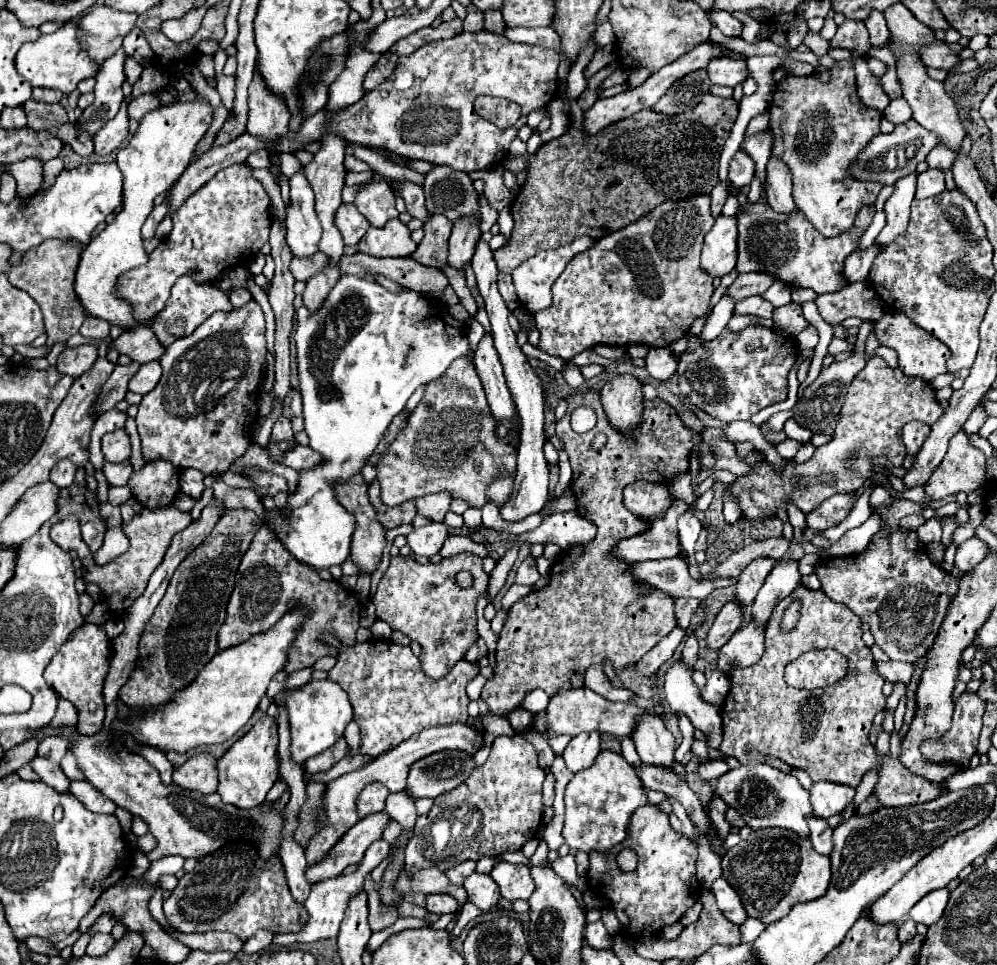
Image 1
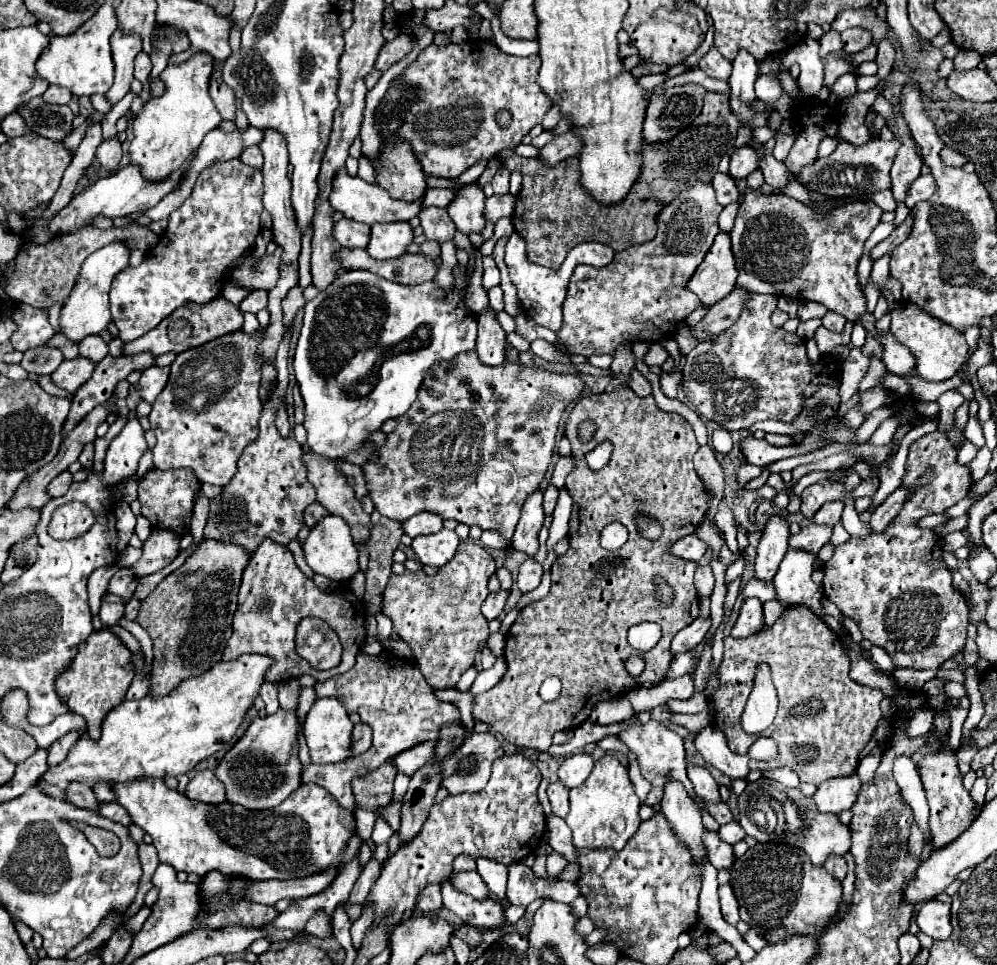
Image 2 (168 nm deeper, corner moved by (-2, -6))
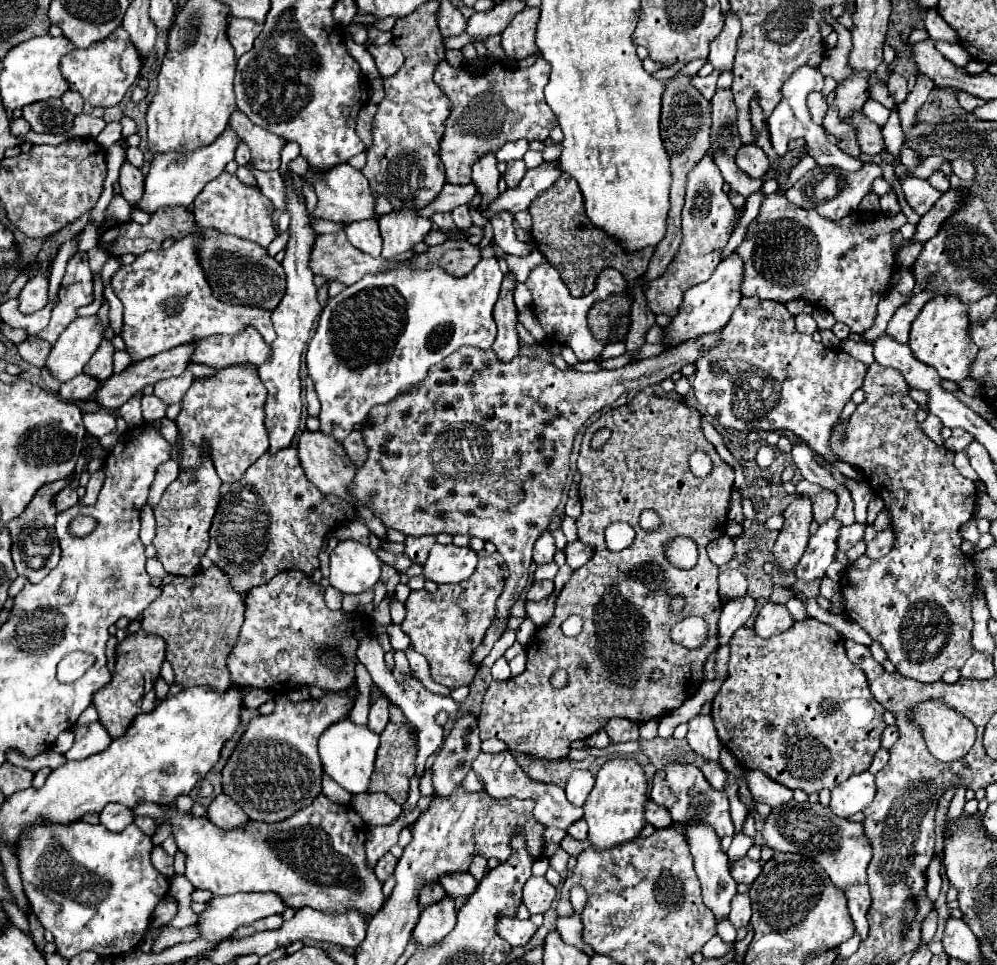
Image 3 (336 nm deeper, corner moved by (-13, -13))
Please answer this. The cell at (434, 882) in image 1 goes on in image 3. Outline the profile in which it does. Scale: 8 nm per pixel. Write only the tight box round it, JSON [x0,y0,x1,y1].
[498,917,538,947]

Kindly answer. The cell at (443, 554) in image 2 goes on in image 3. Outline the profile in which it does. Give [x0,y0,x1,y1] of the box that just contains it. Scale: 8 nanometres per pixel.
[424,545,478,583]

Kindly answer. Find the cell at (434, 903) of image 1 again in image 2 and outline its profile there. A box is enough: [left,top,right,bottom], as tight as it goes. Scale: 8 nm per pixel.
[417,884,443,914]

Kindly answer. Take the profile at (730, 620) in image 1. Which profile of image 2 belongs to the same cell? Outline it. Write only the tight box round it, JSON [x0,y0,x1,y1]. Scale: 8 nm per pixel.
[731,598,763,638]

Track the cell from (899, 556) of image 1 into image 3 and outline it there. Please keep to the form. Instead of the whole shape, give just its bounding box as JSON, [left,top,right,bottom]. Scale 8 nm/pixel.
[830,363,978,683]

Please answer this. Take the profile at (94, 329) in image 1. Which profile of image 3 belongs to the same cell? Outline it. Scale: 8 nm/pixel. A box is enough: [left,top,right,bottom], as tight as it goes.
[84,339,114,381]

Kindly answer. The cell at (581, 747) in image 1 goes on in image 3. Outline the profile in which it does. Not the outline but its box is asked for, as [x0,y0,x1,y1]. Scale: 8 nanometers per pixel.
[566,771,594,807]

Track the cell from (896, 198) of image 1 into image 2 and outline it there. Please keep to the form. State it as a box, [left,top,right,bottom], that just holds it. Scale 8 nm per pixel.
[889,104,923,202]

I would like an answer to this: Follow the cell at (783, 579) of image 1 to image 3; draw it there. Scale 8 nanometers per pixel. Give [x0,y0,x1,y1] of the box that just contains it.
[796,519,842,581]

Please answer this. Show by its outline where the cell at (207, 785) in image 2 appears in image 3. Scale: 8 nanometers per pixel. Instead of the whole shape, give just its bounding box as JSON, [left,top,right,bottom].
[208,793,248,829]

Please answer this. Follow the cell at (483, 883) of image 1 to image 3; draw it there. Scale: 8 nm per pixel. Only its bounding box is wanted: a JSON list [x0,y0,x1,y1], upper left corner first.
[438,873,478,899]

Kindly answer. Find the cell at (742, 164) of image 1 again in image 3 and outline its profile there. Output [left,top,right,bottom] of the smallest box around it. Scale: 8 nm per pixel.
[734,143,770,179]

